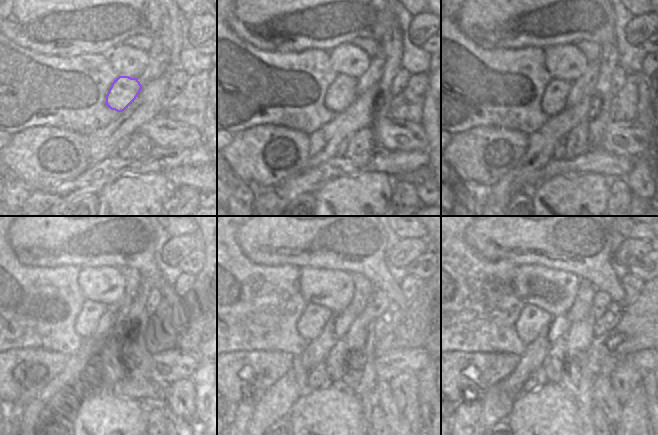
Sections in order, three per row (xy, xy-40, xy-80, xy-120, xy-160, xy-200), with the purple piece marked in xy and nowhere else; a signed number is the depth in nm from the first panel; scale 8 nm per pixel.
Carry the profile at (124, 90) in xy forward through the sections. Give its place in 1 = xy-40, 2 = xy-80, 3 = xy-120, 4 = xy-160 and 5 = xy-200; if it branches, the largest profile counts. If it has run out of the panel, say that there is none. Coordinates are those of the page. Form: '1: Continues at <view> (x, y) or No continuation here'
1: Continues at xy-40 (341, 93)
2: Continues at xy-80 (555, 96)
3: Continues at xy-120 (94, 318)
4: Continues at xy-160 (314, 317)
5: Continues at xy-200 (532, 320)

